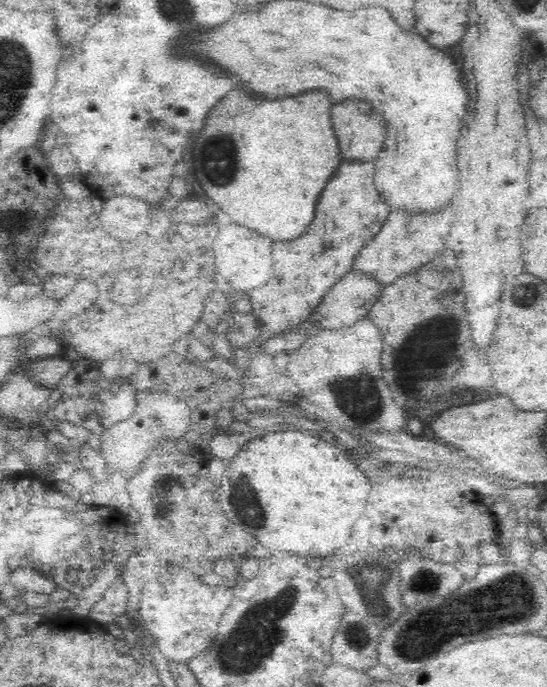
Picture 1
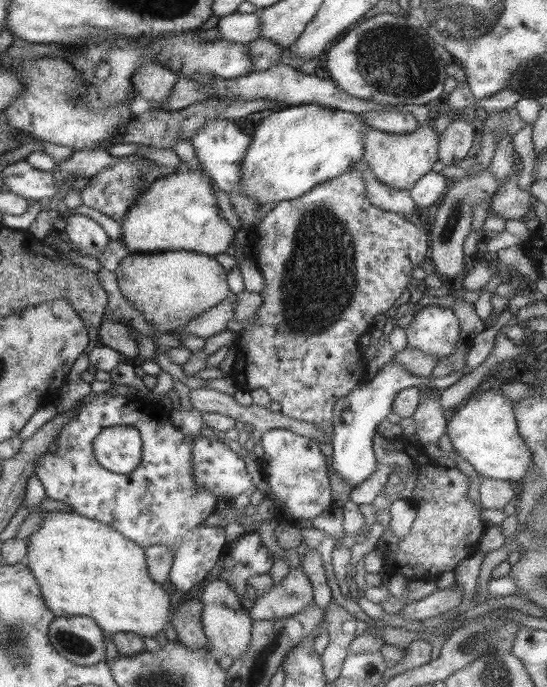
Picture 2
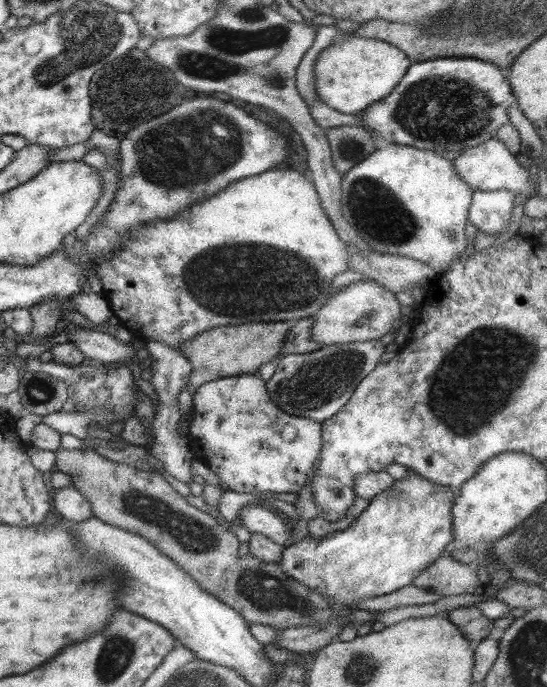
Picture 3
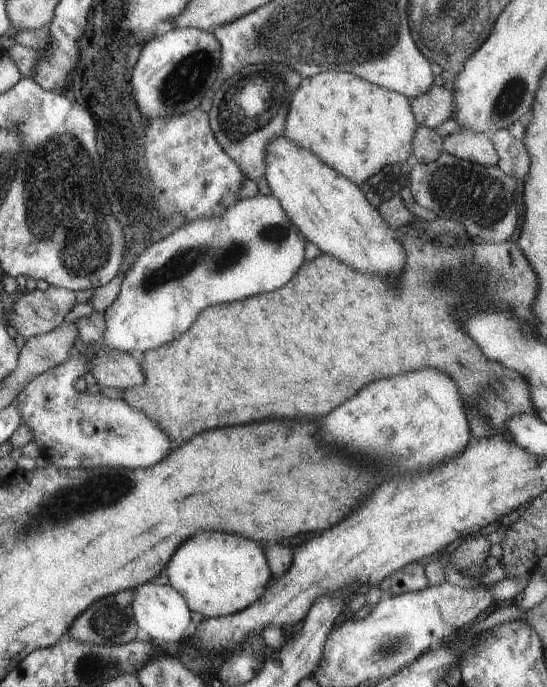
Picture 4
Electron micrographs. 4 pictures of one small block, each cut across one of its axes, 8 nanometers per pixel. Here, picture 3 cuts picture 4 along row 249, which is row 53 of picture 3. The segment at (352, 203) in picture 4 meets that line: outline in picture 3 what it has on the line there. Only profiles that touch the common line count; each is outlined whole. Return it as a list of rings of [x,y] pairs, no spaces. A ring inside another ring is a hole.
[[[343,32],[316,59],[315,89],[330,108],[342,114],[362,114],[370,105],[386,98],[411,65],[408,56],[390,43]]]

